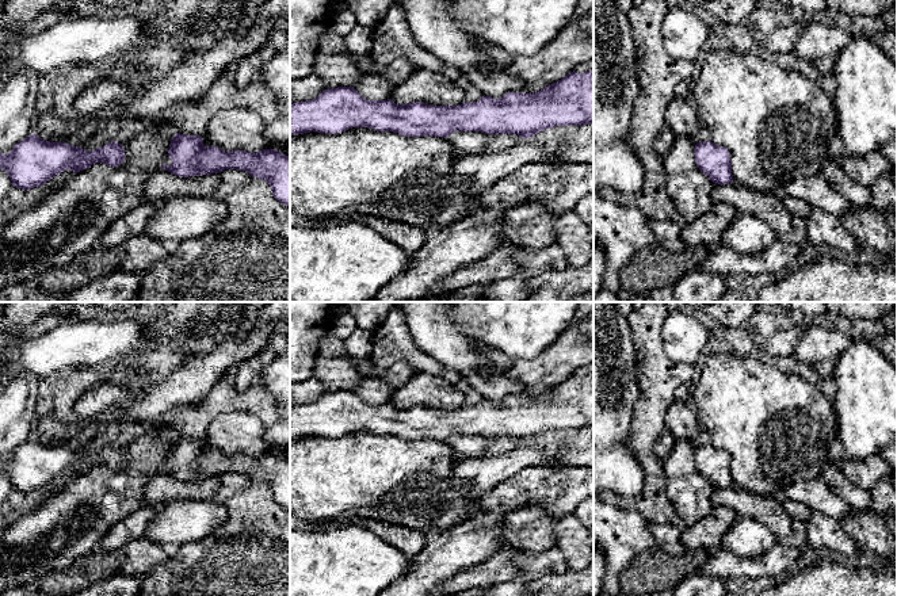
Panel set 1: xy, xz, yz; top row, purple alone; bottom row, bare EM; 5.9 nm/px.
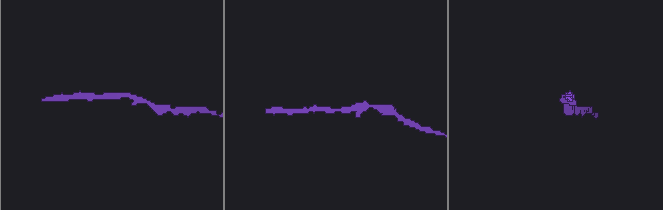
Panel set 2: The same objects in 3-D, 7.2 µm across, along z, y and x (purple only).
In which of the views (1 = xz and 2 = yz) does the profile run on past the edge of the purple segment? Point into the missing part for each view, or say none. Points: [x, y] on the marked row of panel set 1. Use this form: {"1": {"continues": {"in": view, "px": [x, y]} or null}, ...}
{"1": {"continues": null}, "2": {"continues": null}}

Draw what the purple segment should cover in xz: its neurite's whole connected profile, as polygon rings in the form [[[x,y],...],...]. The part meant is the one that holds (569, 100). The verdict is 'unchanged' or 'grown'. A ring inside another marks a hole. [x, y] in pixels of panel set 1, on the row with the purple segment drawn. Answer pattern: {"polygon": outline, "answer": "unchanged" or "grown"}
{"polygon": [[[573,70],[535,93],[508,92],[500,99],[484,95],[478,102],[466,102],[458,106],[434,106],[421,102],[396,104],[392,99],[367,100],[354,87],[328,88],[313,100],[290,103],[290,135],[310,131],[337,134],[352,127],[369,127],[378,131],[398,133],[404,137],[447,138],[453,131],[481,131],[486,134],[518,134],[520,138],[530,138],[556,126],[583,126],[588,123],[593,123],[593,70],[581,74]]], "answer": "unchanged"}

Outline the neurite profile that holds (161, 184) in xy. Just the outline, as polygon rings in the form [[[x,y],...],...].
[[[159,169],[145,182],[144,200],[168,200],[173,196],[210,198],[221,183],[220,172],[182,177]]]

